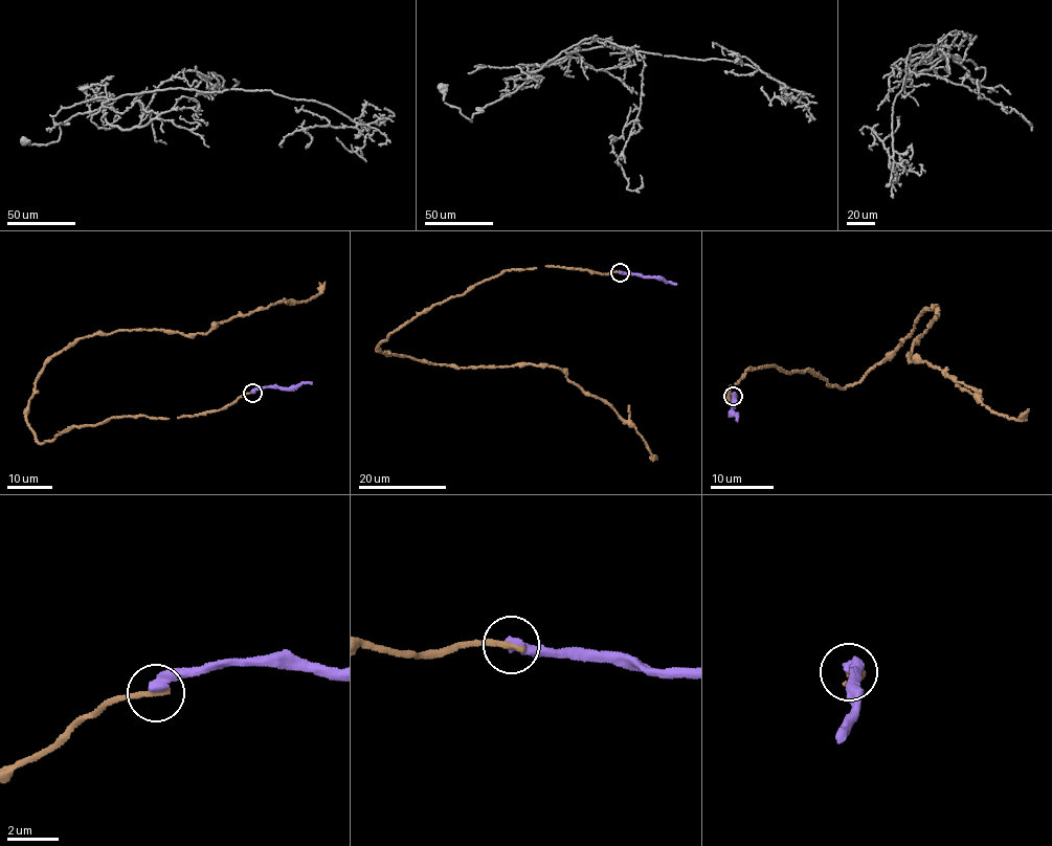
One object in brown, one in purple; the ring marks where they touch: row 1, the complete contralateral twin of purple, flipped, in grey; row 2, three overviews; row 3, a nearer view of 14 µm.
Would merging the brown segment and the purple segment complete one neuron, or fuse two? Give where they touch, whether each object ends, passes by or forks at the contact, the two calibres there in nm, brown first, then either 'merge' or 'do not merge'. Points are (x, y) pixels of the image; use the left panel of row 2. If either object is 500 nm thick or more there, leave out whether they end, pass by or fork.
place (252, 393); brown ends; purple ends; calibres 260 and 420 nm; do not merge

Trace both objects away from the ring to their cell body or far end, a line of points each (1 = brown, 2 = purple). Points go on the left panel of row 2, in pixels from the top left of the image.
1: (252, 393), (40, 443), (26, 418), (39, 373), (81, 338), (204, 334), (325, 282)
2: (252, 393), (267, 386), (296, 388), (312, 382)

